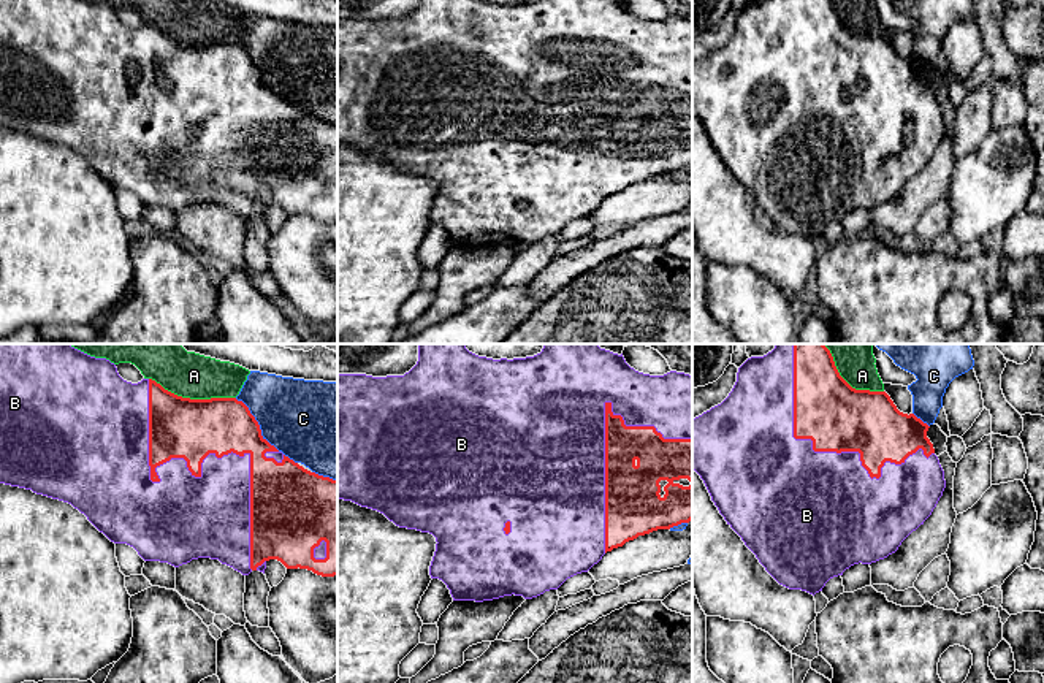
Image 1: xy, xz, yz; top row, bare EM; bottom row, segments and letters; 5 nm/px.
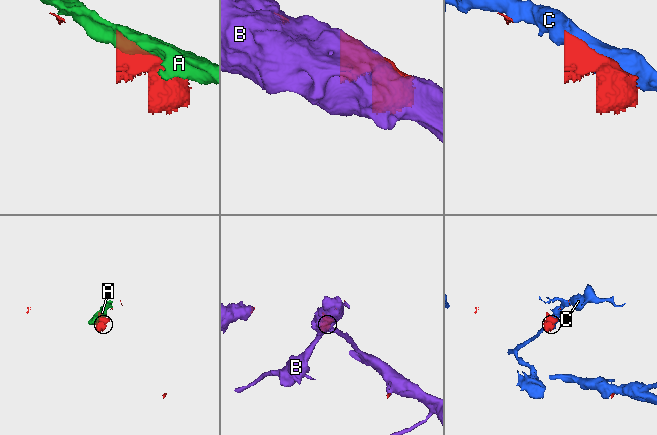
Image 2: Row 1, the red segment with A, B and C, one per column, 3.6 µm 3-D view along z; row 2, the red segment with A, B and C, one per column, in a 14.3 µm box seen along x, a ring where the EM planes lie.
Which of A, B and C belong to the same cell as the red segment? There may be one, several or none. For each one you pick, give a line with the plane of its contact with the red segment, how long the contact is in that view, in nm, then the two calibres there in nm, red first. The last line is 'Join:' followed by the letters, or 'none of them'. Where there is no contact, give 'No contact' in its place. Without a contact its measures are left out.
B: Touches red in xy. Shared border 1100 nm. Thickness 300 nm (red) against 440 nm
Join: B

